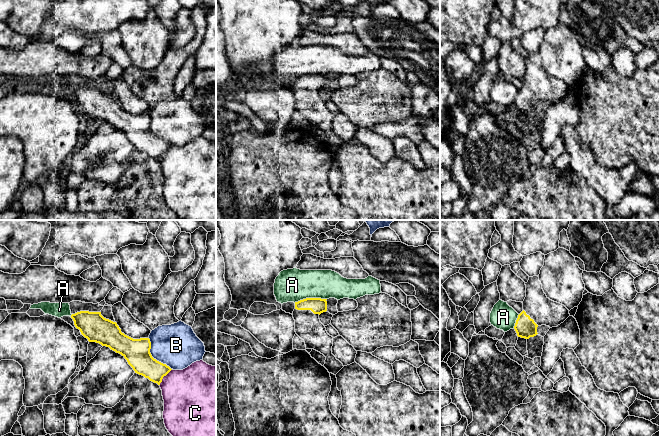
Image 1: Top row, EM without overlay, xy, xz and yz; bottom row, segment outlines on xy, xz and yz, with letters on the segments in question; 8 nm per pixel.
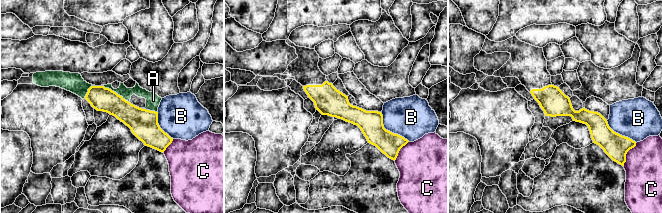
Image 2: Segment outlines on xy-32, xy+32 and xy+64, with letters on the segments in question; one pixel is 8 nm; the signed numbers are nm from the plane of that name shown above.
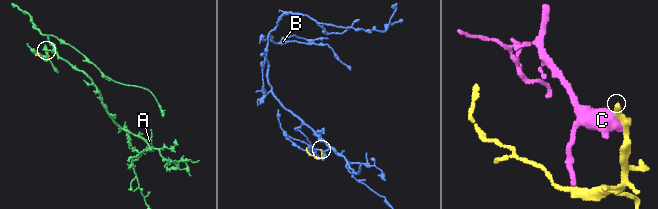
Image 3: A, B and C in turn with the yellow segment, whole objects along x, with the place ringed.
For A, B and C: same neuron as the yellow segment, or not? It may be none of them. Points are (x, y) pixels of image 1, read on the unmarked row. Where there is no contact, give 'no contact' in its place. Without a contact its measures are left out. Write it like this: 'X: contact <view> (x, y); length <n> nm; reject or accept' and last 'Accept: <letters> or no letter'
A: contact xz (310, 74); length 260 nm; reject
B: contact xy (152, 133); length 320 nm; reject
C: contact xy (163, 152); length 170 nm; reject
Accept: no letter

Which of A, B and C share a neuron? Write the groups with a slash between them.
A / B / C

